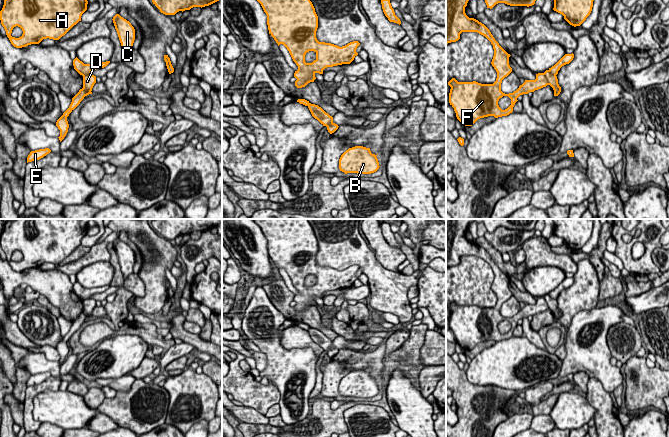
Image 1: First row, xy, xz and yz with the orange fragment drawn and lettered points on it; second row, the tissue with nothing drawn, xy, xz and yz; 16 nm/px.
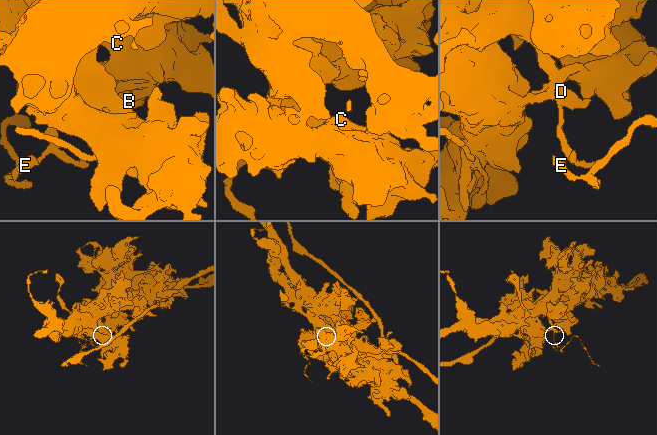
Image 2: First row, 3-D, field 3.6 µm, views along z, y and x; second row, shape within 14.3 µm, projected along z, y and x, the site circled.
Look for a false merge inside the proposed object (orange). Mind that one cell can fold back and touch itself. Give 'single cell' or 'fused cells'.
fused cells

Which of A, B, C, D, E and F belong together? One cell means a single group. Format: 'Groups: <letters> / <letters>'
Groups: A B C E F / D

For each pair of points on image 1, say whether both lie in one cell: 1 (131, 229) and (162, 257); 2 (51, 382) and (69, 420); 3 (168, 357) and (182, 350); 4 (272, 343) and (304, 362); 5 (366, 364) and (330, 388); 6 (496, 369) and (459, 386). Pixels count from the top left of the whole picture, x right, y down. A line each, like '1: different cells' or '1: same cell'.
1: same cell
2: different cells
3: same cell
4: same cell
5: same cell
6: different cells

